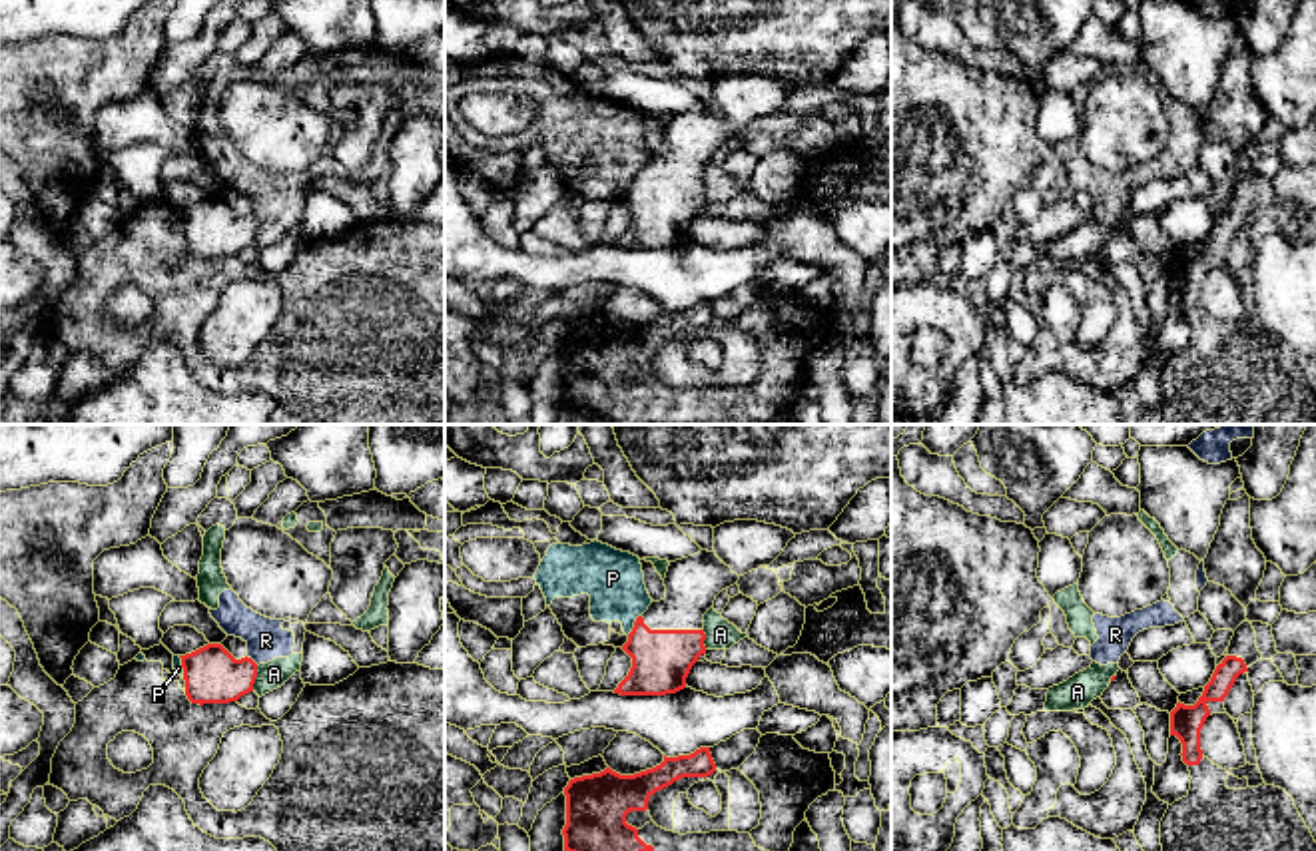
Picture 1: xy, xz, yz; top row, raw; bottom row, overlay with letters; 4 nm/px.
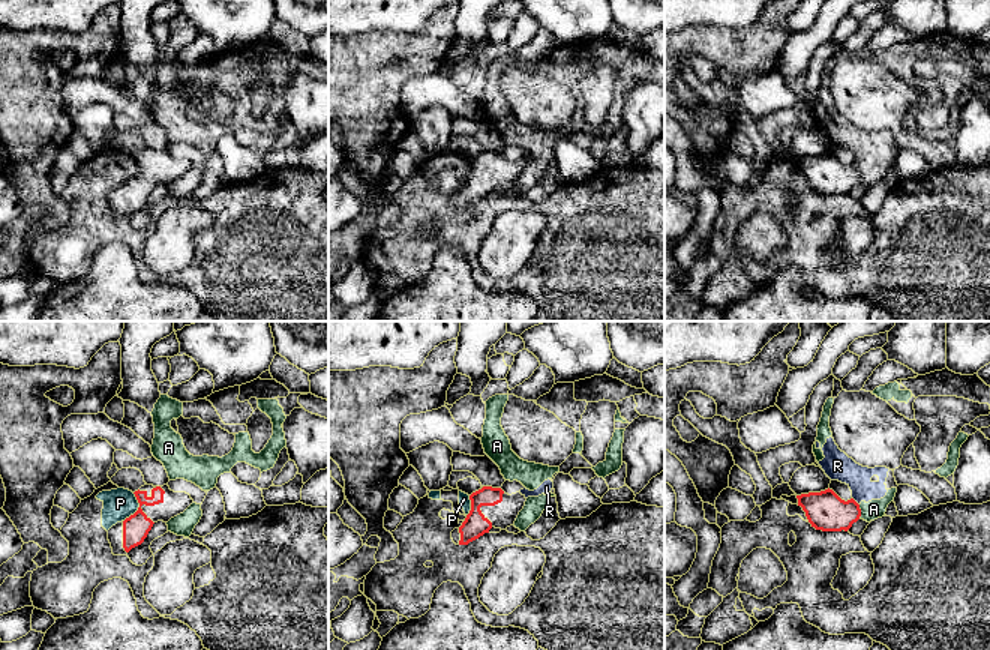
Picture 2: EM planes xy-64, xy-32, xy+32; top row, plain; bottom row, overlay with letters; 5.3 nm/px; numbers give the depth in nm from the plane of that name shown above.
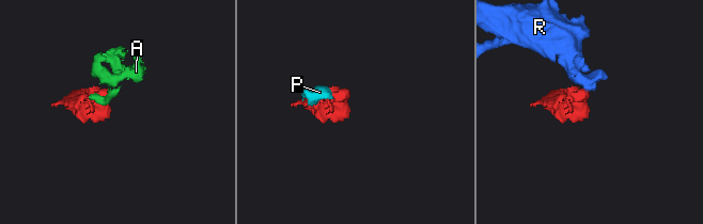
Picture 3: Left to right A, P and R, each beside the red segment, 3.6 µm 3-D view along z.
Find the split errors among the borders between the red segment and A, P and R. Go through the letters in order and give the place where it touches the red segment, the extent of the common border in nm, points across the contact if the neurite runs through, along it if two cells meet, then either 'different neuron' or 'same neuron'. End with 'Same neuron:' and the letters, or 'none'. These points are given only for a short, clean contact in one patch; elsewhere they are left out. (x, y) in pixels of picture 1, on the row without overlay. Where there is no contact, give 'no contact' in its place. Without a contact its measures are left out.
A: xy (256, 230) | 110 nm | along xy (258, 220), (252, 244) | different neuron
P: xz (635, 178) | 110 nm | different neuron
R: xy (250, 212) | 70 nm | along xy (246, 210), (258, 218) | different neuron
Same neuron: none

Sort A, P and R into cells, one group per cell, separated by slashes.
A R / P

